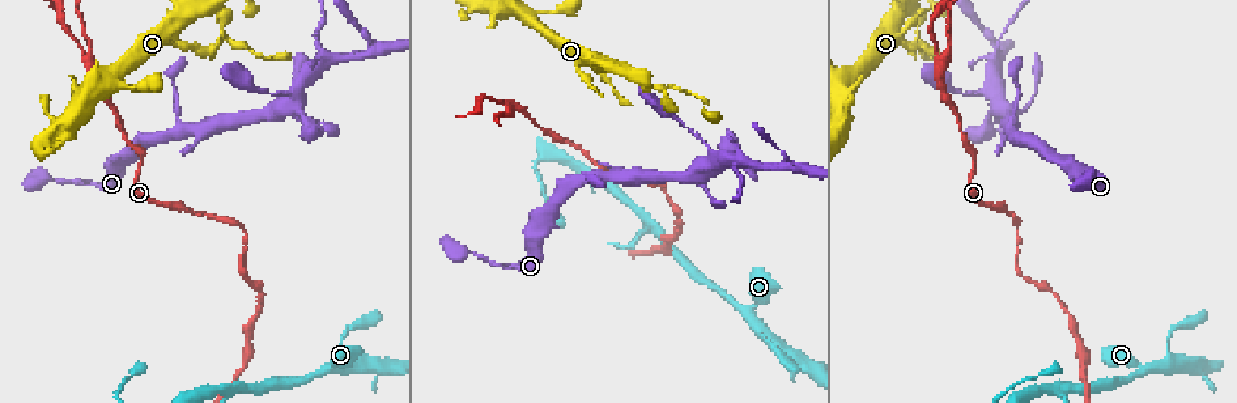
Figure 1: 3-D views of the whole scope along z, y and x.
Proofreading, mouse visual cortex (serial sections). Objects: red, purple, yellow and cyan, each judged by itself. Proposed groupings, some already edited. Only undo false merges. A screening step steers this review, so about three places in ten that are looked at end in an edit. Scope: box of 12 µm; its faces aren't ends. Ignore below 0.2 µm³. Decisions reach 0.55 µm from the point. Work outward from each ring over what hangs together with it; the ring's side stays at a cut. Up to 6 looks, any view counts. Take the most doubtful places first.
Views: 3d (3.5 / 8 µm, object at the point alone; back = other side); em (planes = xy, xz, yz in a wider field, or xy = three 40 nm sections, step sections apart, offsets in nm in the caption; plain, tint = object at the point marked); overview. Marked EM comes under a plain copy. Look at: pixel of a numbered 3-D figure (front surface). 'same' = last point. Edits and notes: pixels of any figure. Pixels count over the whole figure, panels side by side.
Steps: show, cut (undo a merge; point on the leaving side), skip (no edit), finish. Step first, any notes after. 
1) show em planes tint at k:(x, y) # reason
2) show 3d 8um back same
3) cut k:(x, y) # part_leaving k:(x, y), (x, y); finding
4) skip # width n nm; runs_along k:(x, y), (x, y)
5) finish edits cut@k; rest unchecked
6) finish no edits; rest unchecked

show 3d 3.5um at 1:(332, 369)

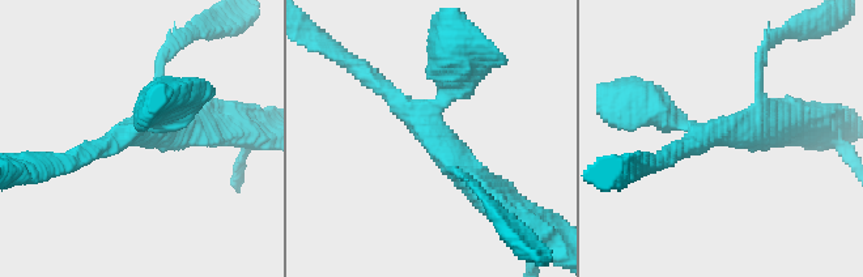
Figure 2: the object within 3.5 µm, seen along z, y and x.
show em xy step 1 tint at 2:(144, 133)

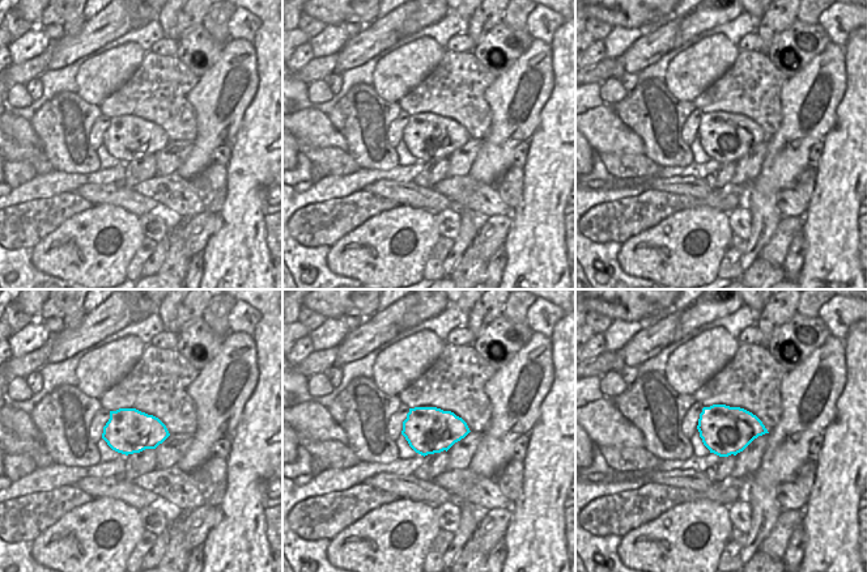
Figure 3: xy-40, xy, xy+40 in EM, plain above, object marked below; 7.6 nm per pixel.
show em xy step 2 tint same

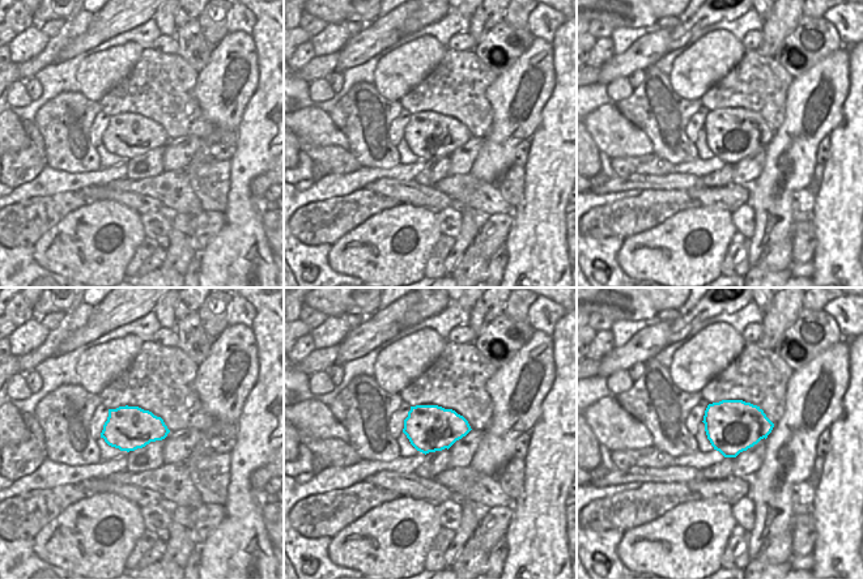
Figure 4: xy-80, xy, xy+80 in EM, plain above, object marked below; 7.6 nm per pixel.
skip # width 360 nm; runs_along 2:(451, 71), (430, 133), (504, 204); all the same cell

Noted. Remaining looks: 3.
show em xy step 2 tint at 1:(713, 160) # branch point

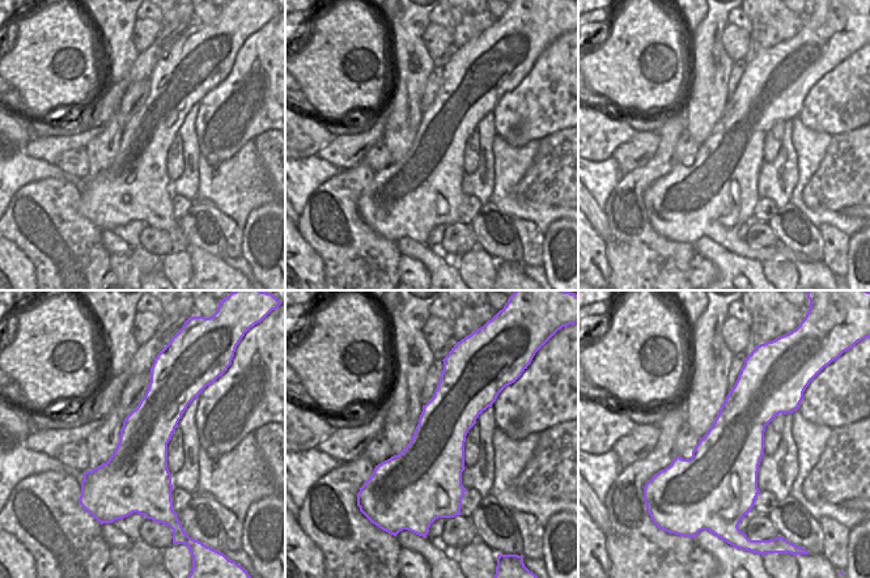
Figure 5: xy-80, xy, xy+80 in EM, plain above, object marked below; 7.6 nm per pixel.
show 3d 3.5um same

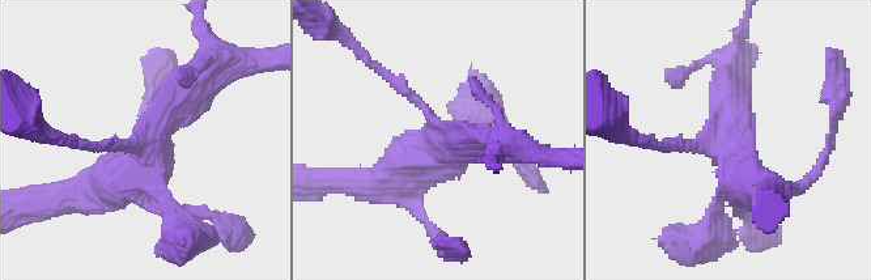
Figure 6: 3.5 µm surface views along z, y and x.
skip # width 500 nm; runs_along 6:(96, 187), (139, 164), (208, 67); one cell here

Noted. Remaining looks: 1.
finish no edits; rest unchecked

